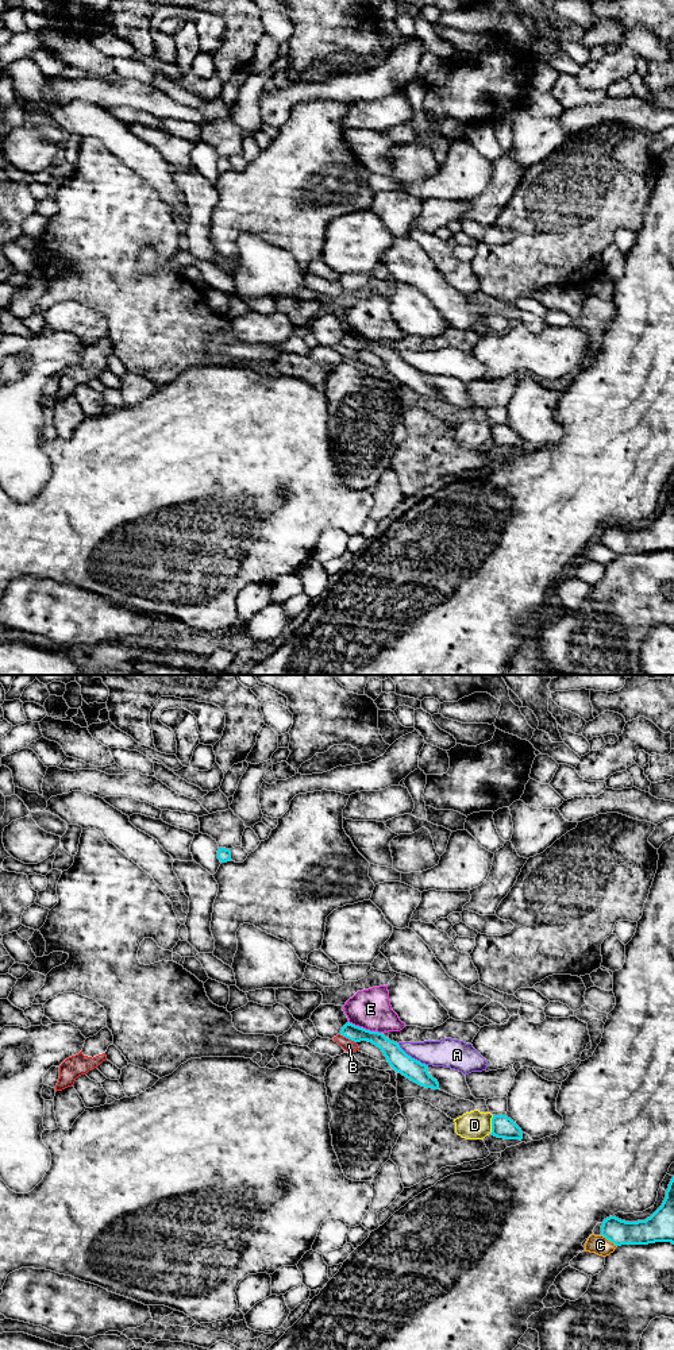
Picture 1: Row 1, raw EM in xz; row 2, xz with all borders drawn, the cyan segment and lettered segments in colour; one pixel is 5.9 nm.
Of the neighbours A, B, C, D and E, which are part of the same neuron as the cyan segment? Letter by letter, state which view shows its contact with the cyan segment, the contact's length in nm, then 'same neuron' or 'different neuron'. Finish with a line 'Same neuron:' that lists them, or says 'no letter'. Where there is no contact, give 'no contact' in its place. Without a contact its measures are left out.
A: xz | 220 nm | different neuron
B: xz | 120 nm | different neuron
C: xz | 120 nm | different neuron
D: xz | 110 nm | different neuron
E: xz | 220 nm | different neuron
Same neuron: no letter

